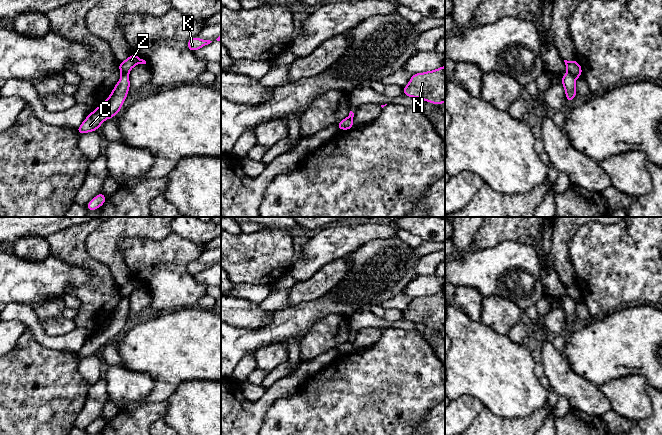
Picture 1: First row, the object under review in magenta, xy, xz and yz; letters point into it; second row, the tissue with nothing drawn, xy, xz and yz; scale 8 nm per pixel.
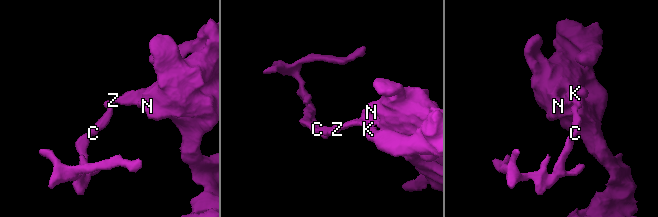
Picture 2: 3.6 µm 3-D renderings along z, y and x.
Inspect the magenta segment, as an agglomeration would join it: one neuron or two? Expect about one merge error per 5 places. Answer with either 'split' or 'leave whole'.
split

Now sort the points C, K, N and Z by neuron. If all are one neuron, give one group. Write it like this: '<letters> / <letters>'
C / K N Z

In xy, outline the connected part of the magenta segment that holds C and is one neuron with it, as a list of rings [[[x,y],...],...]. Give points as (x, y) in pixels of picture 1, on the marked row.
[[[123,74],[109,97],[97,109],[89,113],[82,124],[76,129],[78,134],[96,131],[105,120],[116,116],[123,106],[129,90],[129,74]]]

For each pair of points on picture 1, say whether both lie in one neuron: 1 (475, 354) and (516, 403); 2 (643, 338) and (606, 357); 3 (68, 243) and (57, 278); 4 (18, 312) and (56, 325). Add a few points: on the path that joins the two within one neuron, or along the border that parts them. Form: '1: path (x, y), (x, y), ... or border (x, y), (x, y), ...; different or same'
1: path (487, 366), (512, 391); same
2: path (634, 340), (618, 345), (615, 348); same
3: border (50, 253), (66, 263), (80, 266), (84, 269); different
4: border (39, 320), (46, 334), (57, 336); different

